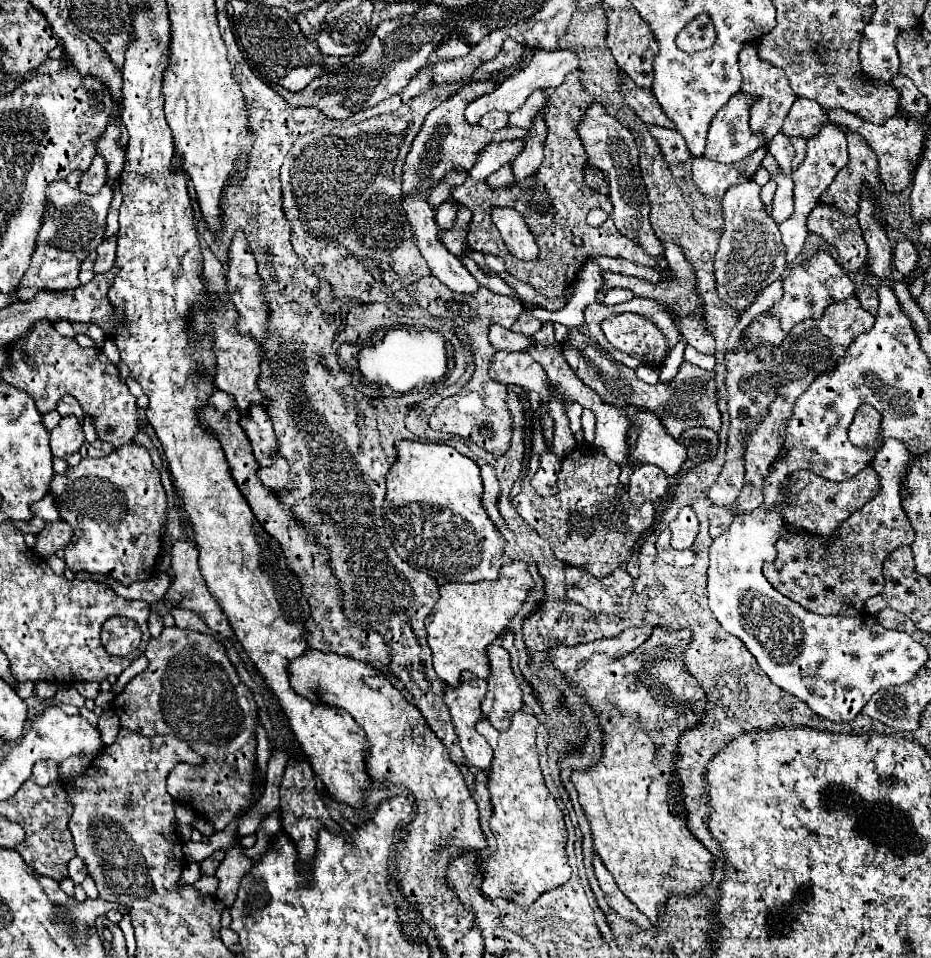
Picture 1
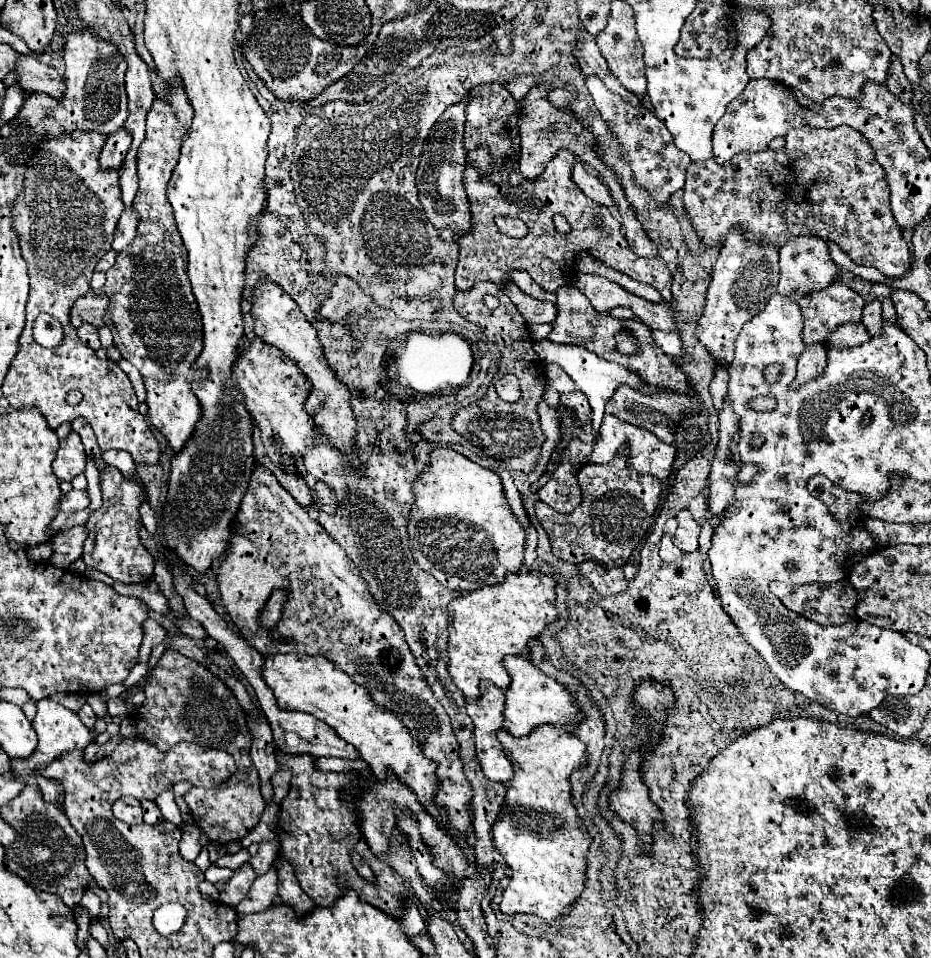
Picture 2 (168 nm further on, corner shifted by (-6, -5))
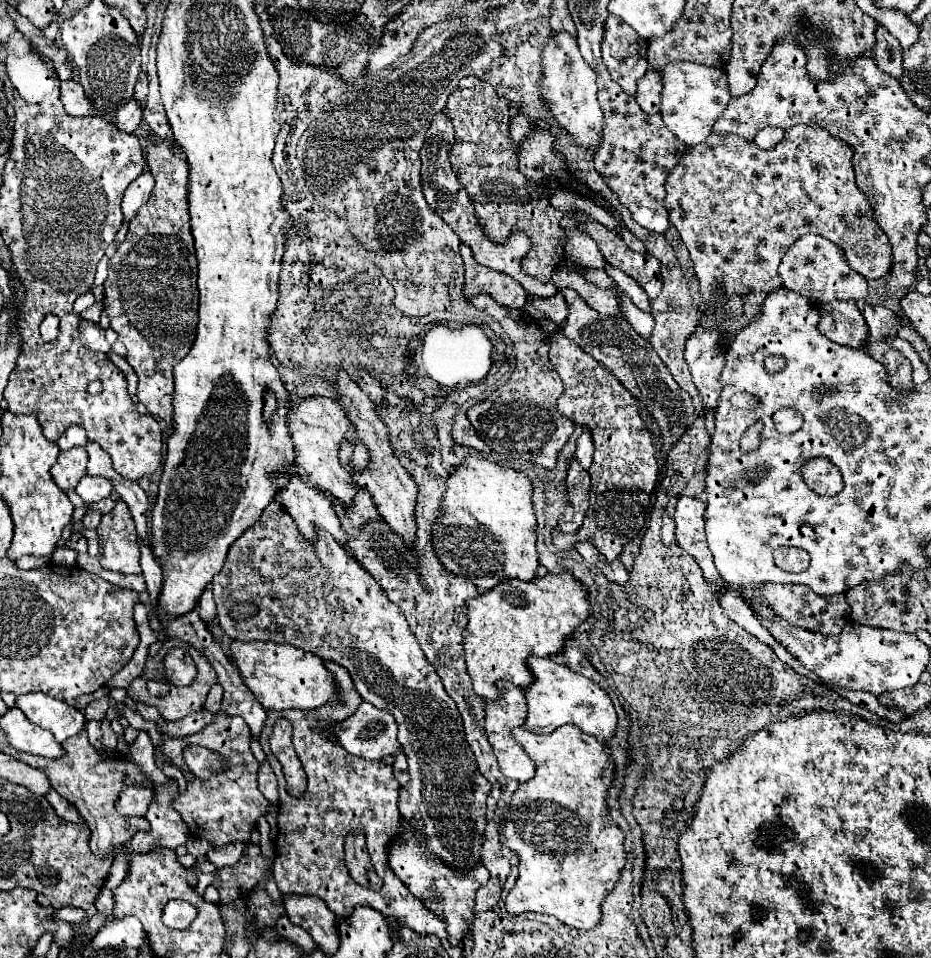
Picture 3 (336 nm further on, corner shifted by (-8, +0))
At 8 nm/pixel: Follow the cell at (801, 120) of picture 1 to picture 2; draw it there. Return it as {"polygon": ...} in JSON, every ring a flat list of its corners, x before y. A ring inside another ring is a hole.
{"polygon":[[851,127,791,129,779,151,765,149,759,153,737,153,723,165,717,165,715,159,691,163,683,187,683,209,693,223,699,243,707,249,723,245,727,233,735,227,745,231,743,235,747,241,767,243,773,247,783,247,791,235,817,235,825,241,835,241,853,263,875,267,885,277,895,279,911,269,911,253,891,217,889,189,883,181,883,169,879,169,873,155,875,151,867,145,865,137,855,133],[779,205,783,205,785,211,781,211],[781,219,785,223,783,231,779,231]]}

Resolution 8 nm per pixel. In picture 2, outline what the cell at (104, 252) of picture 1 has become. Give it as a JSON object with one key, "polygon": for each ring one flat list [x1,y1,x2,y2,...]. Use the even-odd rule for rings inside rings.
{"polygon":[[133,207,125,209,125,213,119,217,119,225,115,229,115,241,113,241,113,249,119,253,123,251,129,241,133,239,133,235,137,233,137,213]]}

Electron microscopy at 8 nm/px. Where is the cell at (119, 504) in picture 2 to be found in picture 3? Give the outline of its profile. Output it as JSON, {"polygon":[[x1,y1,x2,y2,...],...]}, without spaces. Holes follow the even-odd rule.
{"polygon":[[119,498,109,516,101,518,99,532,99,562,105,570,115,570,123,574,141,574,139,558,141,550,137,544,135,522,127,504]]}

